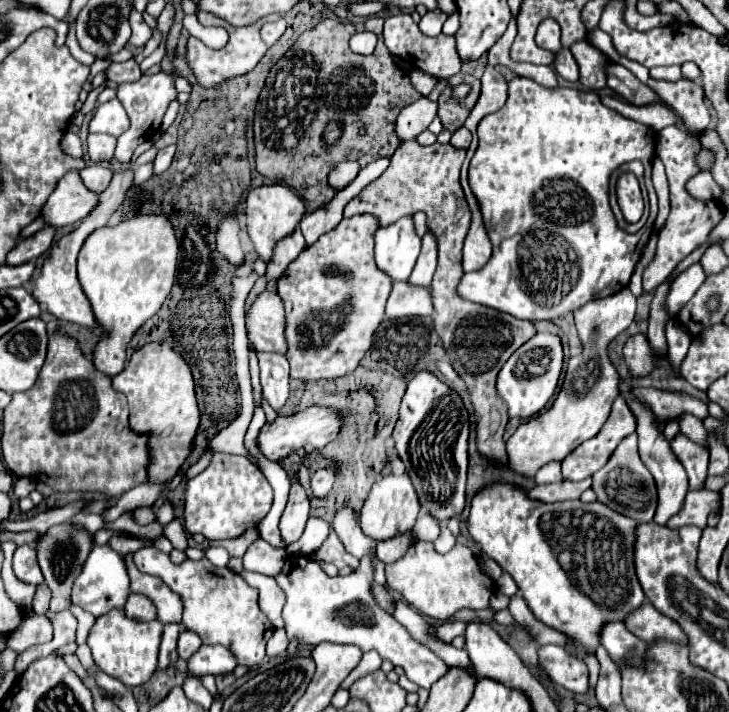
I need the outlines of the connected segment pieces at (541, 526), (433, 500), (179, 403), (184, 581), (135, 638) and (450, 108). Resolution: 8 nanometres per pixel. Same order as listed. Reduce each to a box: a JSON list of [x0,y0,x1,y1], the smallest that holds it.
[[467,483,645,657],[393,371,469,523],[111,343,199,481],[133,547,273,665],[87,609,163,689],[437,73,481,133]]

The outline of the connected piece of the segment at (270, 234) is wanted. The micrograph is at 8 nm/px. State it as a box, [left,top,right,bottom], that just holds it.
[245,183,305,261]

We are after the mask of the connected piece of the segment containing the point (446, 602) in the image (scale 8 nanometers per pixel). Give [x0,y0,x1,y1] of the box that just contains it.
[385,541,495,621]

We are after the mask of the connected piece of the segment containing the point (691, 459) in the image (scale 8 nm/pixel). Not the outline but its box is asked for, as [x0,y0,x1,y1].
[671,433,709,489]

